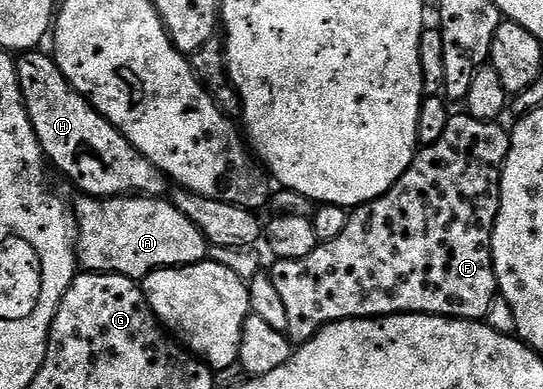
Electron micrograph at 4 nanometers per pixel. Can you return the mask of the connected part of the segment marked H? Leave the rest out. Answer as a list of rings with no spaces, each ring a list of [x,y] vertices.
[[[25,52],[16,59],[17,64],[17,79],[19,80],[19,88],[21,89],[21,95],[23,96],[23,104],[27,108],[27,116],[31,120],[31,128],[35,128],[35,136],[39,140],[41,145],[41,151],[45,153],[46,159],[51,163],[54,171],[62,170],[75,185],[81,189],[82,195],[91,198],[119,198],[122,196],[161,196],[166,193],[167,179],[156,166],[150,164],[145,157],[143,157],[138,150],[130,144],[130,142],[114,128],[107,119],[103,117],[98,110],[89,102],[89,99],[84,94],[79,93],[73,89],[73,86],[63,76],[63,72],[58,68],[56,61],[48,53],[41,54],[42,52]]]

